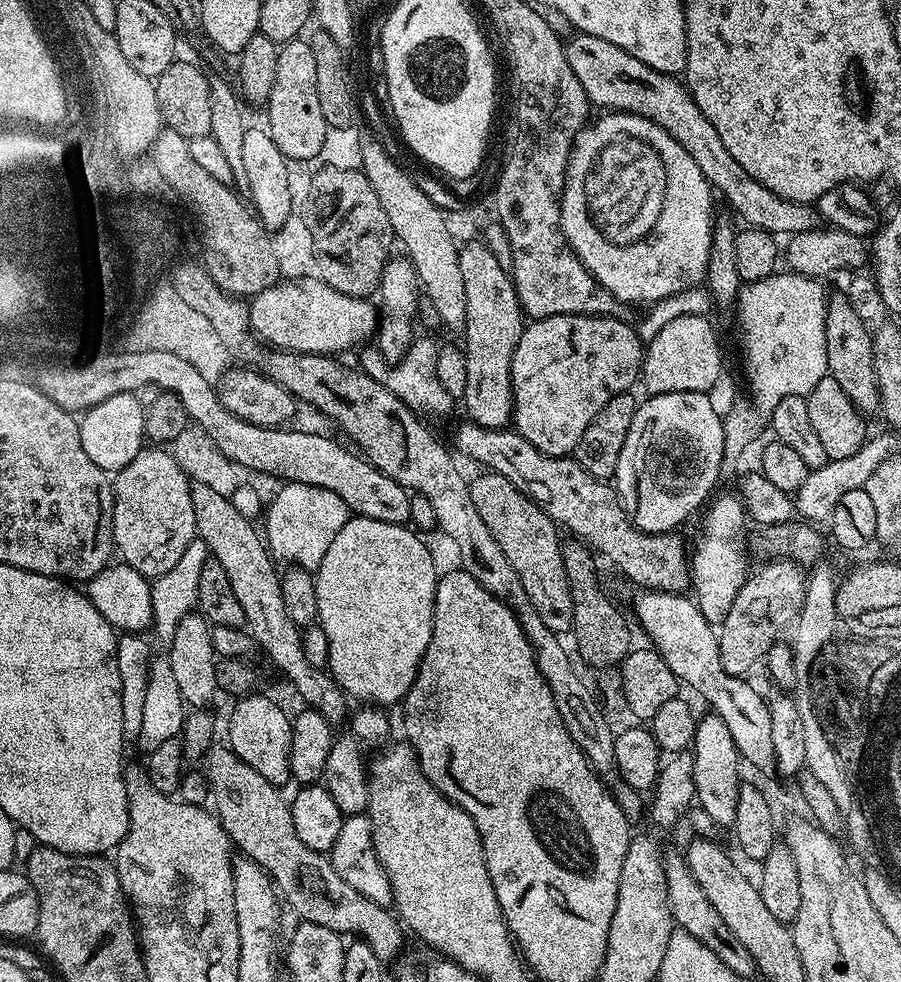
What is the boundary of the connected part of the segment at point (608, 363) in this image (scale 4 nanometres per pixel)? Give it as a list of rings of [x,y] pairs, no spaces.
[[[562,314],[551,316],[541,320],[532,320],[518,338],[518,346],[514,350],[514,362],[512,363],[512,424],[515,431],[519,432],[530,446],[534,446],[543,456],[566,456],[575,453],[578,442],[582,438],[586,426],[594,422],[594,414],[606,406],[610,394],[629,391],[632,383],[639,381],[642,376],[642,341],[637,329],[631,324],[615,320],[613,316],[579,316],[578,314]]]

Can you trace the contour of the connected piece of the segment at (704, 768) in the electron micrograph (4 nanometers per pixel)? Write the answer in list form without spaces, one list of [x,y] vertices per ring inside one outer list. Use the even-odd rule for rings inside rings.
[[[715,714],[701,715],[696,725],[694,741],[694,786],[696,787],[695,803],[717,826],[730,826],[734,822],[734,810],[738,810],[738,794],[740,793],[742,757],[734,746],[734,738],[730,738],[730,730],[726,730],[726,722]]]

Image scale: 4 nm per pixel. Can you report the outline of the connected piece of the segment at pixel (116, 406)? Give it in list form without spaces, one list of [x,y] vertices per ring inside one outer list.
[[[123,392],[106,398],[106,402],[98,402],[79,417],[82,450],[86,450],[86,455],[90,457],[90,462],[94,462],[94,466],[115,474],[134,462],[134,458],[146,444],[144,410],[136,394]]]

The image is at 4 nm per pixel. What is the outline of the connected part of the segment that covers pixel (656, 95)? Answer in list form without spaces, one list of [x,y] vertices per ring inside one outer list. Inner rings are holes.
[[[585,32],[569,35],[564,46],[564,53],[566,54],[566,62],[570,62],[570,70],[574,70],[578,82],[582,82],[582,86],[588,89],[589,105],[596,107],[597,104],[600,110],[629,112],[635,116],[653,120],[659,128],[670,133],[684,147],[686,154],[690,154],[697,173],[703,179],[705,176],[713,184],[711,187],[717,193],[720,191],[724,195],[725,202],[744,219],[743,223],[747,227],[760,228],[763,232],[770,232],[777,238],[789,238],[802,234],[804,231],[814,231],[818,228],[818,222],[816,222],[816,220],[818,221],[818,212],[812,204],[803,204],[782,198],[771,192],[766,186],[759,184],[752,176],[747,176],[744,173],[742,166],[738,166],[738,162],[734,162],[730,150],[726,150],[726,146],[722,146],[722,138],[718,138],[718,130],[714,130],[714,126],[710,126],[710,118],[706,118],[706,114],[702,114],[702,110],[698,110],[698,102],[694,102],[687,87],[675,75],[654,70],[650,66],[646,66],[646,62],[638,62],[638,58],[634,58],[634,54],[626,54],[626,50],[622,50],[622,46],[614,46],[614,42],[606,42],[606,38],[598,38]]]

